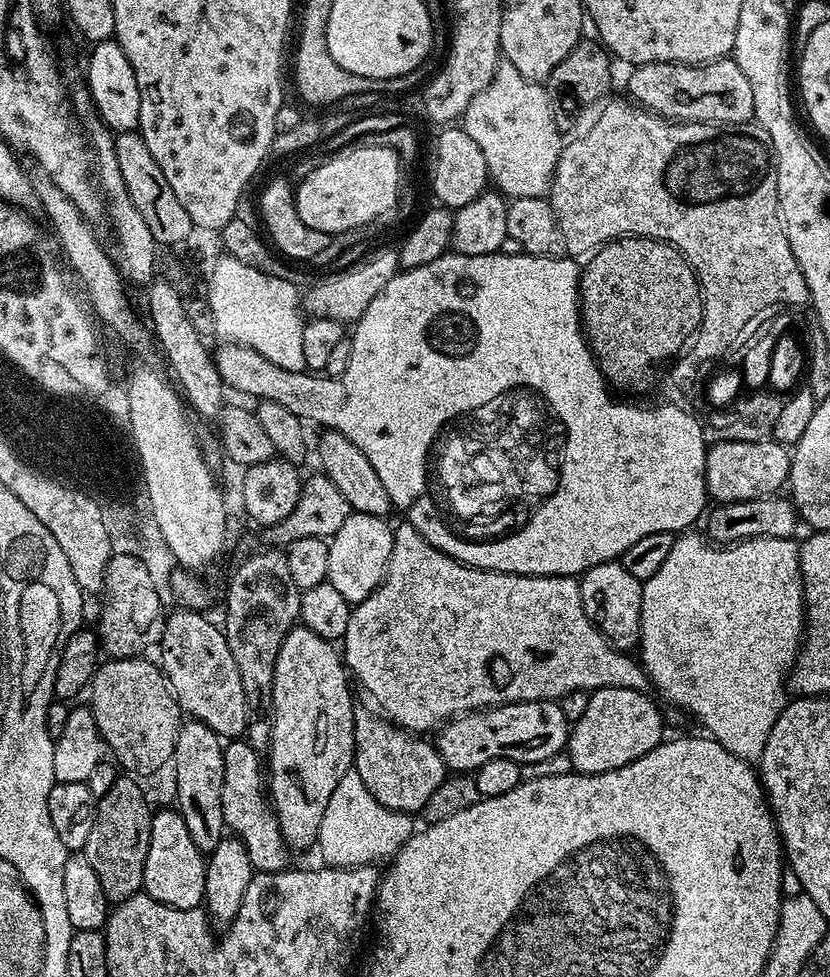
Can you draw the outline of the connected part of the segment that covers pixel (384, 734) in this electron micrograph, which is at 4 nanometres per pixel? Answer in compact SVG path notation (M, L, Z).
M356 708L356 754L354 770L366 782L366 790L395 812L423 813L430 794L442 786L446 769L435 743L417 738L375 711Z

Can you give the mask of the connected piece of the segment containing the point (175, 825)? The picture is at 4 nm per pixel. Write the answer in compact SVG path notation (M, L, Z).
M157 811L150 826L150 850L146 850L146 870L144 871L143 891L171 908L190 910L204 904L204 866L205 853L194 846L186 822L182 822L179 811Z

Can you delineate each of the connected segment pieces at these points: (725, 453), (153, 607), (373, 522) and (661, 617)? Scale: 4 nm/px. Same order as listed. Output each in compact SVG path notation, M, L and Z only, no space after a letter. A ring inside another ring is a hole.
M771 438L758 442L715 441L708 448L704 463L704 484L713 501L721 504L746 502L754 498L777 495L787 485L791 451Z
M128 553L114 554L107 564L104 589L108 603L104 606L98 626L96 625L101 649L111 659L133 659L148 646L155 647L164 632L166 614L162 610L162 596L152 586L143 562Z
M350 512L340 530L329 539L329 565L327 583L334 586L350 604L357 604L379 588L388 568L393 549L393 527L383 517Z
M680 534L676 536L673 549L670 550L669 557L666 562L662 562L662 566L658 566L658 570L654 570L654 574L648 580L643 581L644 589L642 590L642 618L640 619L640 643L638 645L638 659L644 666L644 672L647 674L651 687L657 688L660 692L665 692L674 703L680 708L685 708L692 716L700 719L700 724L705 733L711 739L717 740L719 744L726 750L730 750L730 754L734 754L738 758L749 762L759 761L762 750L766 750L766 738L770 738L770 730L774 730L774 722L780 717L780 711L783 710L786 703L786 681L792 671L792 665L796 663L796 657L800 655L800 645L806 635L806 605L804 603L804 583L802 582L802 574L800 573L800 545L795 539L787 540L786 538L774 538L773 536L754 536L750 540L741 540L738 544L730 544L721 546L713 544L711 540L700 536L688 536L692 534Z

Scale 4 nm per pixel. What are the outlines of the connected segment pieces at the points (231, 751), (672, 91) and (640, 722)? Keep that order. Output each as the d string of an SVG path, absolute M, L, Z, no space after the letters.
M244 738L229 739L224 749L222 814L226 821L227 831L235 834L246 845L246 854L250 854L250 862L256 872L283 872L289 867L288 855L290 855L290 849L282 838L280 819L276 816L275 808L266 799L266 776L262 771L261 755Z
M735 58L712 60L708 64L654 62L638 64L628 76L628 92L640 107L665 120L685 124L747 124L754 117L754 94Z
M598 688L591 693L582 718L571 725L568 734L566 751L573 769L585 776L602 774L618 770L657 748L666 733L660 708L650 697L629 688Z

